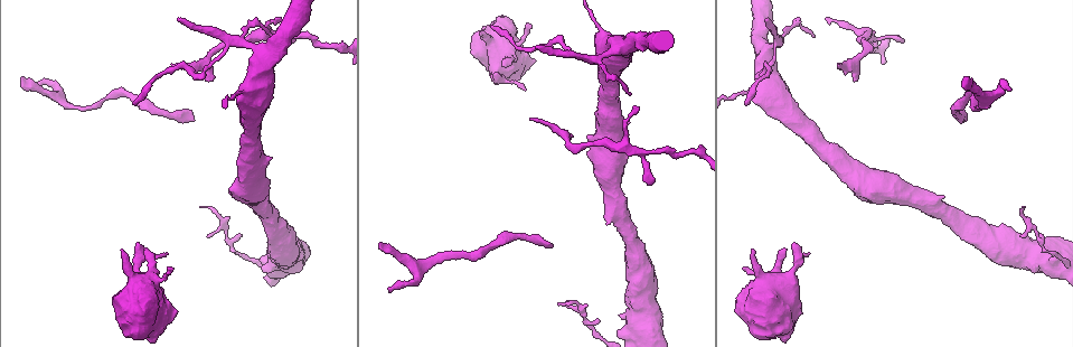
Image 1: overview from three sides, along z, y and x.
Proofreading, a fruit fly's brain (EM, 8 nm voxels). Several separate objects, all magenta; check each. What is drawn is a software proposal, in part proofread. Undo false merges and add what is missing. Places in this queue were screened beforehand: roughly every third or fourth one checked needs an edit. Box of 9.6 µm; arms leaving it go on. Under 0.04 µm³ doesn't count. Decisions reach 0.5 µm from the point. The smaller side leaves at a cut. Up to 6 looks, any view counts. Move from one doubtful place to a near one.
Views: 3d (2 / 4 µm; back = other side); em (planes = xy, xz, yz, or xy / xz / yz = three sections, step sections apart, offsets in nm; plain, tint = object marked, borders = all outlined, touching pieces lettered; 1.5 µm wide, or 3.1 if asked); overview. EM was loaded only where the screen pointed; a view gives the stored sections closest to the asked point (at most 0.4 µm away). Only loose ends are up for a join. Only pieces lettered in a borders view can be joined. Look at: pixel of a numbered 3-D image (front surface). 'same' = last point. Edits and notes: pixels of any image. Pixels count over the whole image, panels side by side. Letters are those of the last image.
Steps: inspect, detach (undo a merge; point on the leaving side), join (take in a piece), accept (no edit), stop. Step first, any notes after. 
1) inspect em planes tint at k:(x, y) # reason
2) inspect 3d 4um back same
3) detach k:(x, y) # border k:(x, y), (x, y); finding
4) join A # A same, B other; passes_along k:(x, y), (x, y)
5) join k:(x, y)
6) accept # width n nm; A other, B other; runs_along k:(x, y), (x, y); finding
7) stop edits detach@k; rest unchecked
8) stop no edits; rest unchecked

inspect em planes borders at 1:(767, 20) # free end

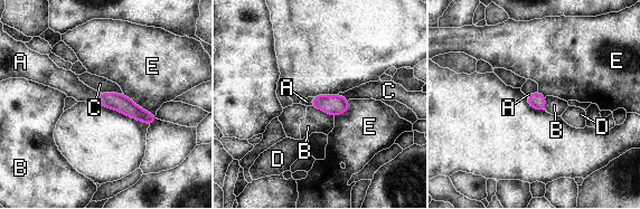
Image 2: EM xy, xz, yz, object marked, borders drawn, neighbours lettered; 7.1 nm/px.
join A # A same, B other, C other, D other, E other; passes_along 2:(119, 102), (97, 97), (67, 82); the neuron continues

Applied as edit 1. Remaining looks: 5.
inspect overview # see it whole again

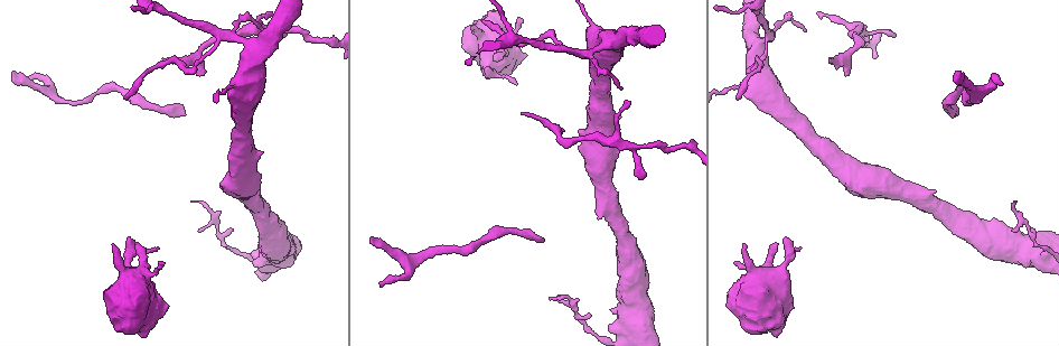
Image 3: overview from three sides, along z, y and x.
inspect 3d 4um at 3:(1001, 85) # branch stops here

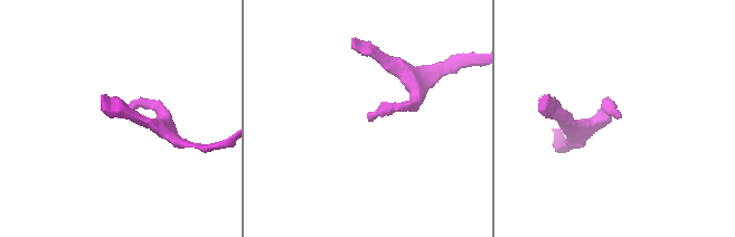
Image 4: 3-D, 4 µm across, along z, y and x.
inspect em planes tint at 4:(369, 121) # need the tissue

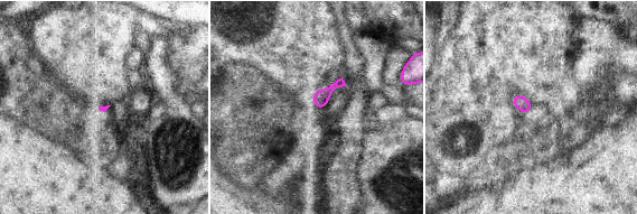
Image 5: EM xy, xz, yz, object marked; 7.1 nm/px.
inspect em planes borders same # what lies round it

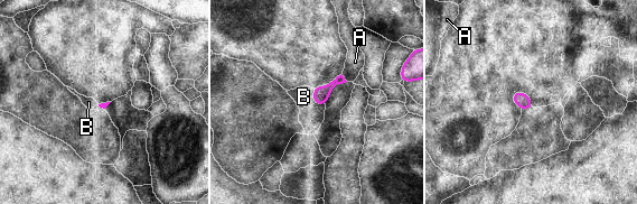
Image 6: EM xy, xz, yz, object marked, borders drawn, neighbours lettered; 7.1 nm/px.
join B # A other, B same; passes_along 6:(321, 94), (314, 96), (303, 96); it goes on there

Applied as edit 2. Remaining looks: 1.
stop edits join@2, join@6; rest unchecked

